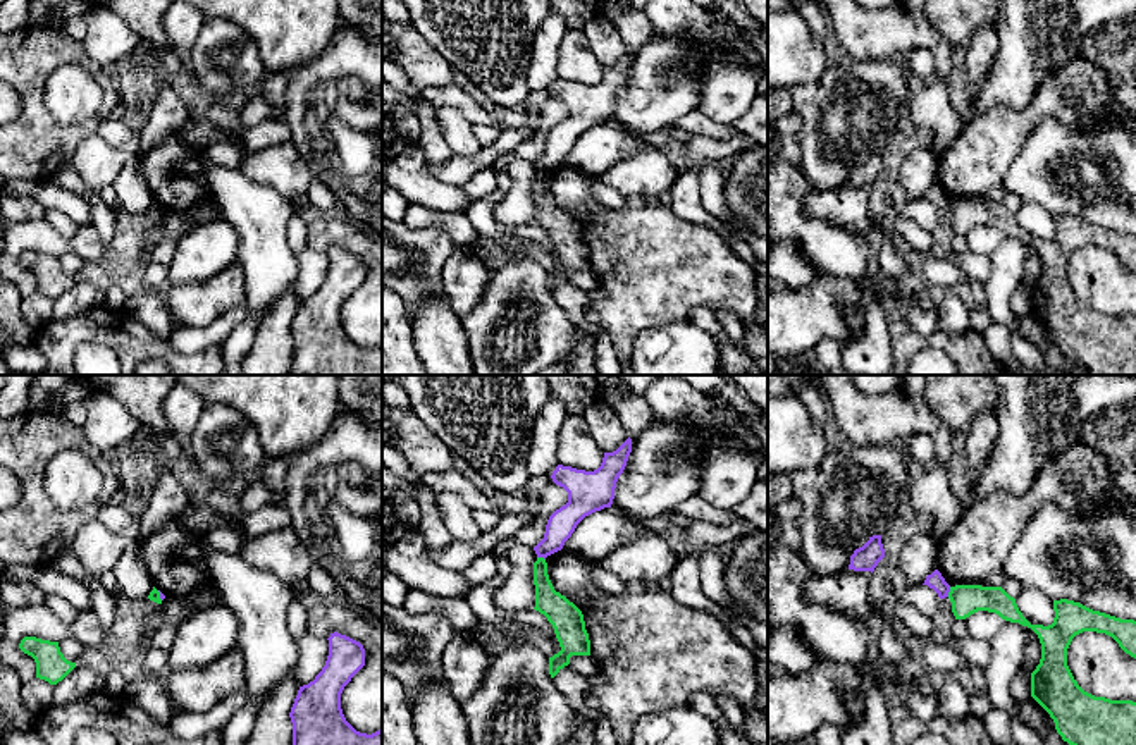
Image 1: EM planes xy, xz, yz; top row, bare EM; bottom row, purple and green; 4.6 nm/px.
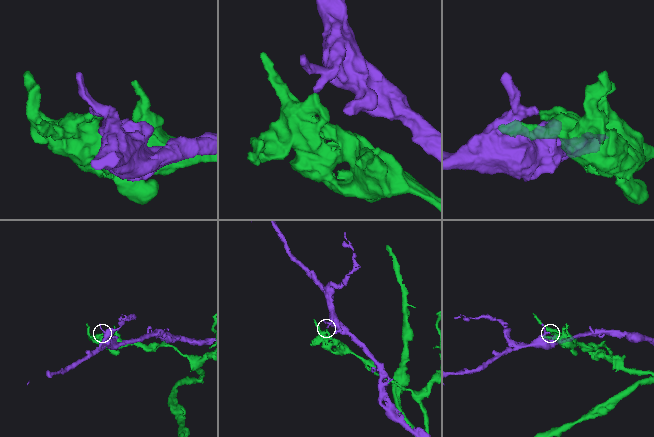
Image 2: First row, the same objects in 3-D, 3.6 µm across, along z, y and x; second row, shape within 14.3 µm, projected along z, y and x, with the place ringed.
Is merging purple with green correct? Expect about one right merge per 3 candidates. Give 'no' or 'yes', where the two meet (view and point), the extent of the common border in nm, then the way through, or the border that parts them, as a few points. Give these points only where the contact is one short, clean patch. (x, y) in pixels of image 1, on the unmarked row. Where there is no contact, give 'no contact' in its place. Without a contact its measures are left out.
no; contact yz (949, 205); length 50 nm; border yz (950, 202), (947, 210)

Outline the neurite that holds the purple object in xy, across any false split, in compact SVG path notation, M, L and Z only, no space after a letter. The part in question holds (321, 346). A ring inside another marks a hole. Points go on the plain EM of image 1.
M337 246L327 255L325 280L313 296L299 301L289 327L289 375L382 375L382 344L372 349L360 348L341 323L344 301L365 280L365 263Z

